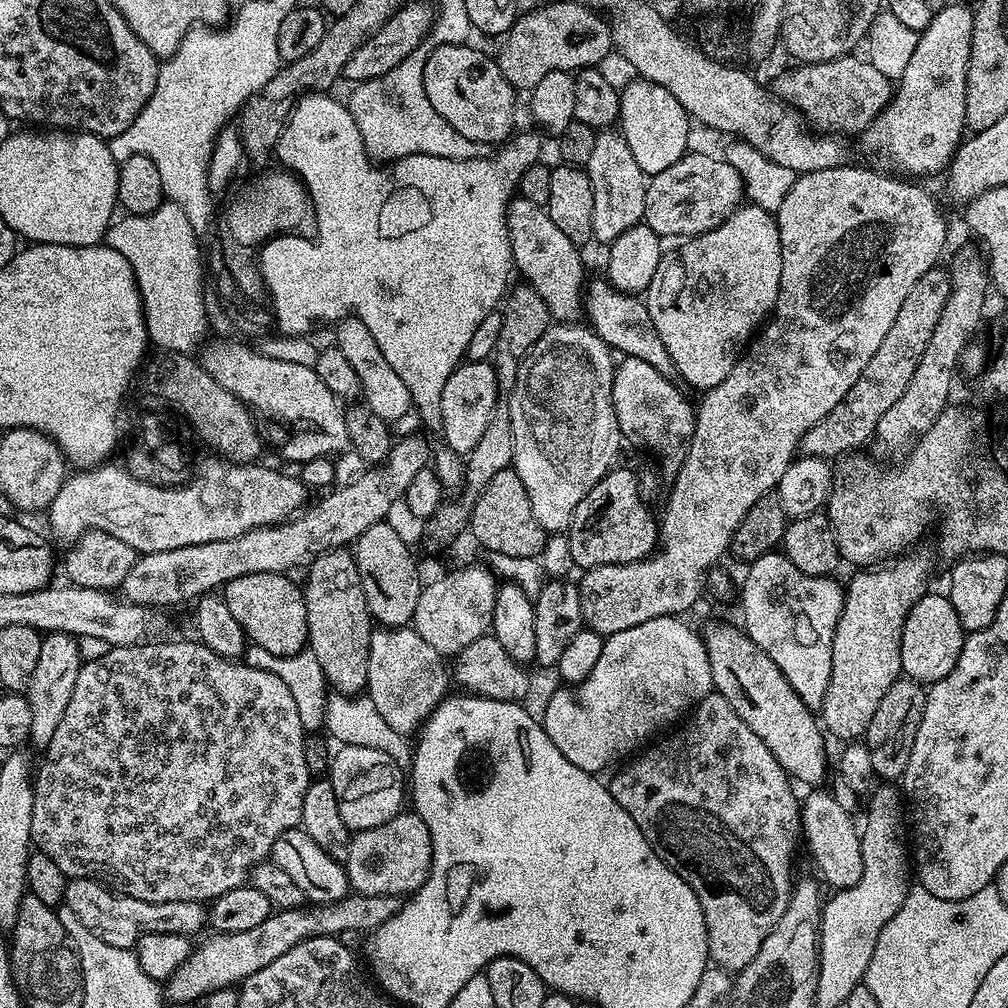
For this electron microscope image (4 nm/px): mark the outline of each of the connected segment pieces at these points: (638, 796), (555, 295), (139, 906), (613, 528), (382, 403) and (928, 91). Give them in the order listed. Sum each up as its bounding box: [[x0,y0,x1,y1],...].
[[610,690,802,974],[508,195,586,322],[63,878,206,948],[567,467,658,570],[334,315,413,422],[862,2,973,178]]

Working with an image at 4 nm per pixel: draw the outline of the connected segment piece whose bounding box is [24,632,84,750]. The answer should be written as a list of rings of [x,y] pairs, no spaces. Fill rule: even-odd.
[[[53,632],[47,633],[42,638],[41,653],[38,654],[37,665],[34,666],[34,672],[24,692],[30,702],[30,711],[33,712],[29,741],[32,746],[38,746],[37,749],[42,750],[48,746],[58,728],[58,723],[62,722],[83,663],[80,644],[75,637],[64,632]]]

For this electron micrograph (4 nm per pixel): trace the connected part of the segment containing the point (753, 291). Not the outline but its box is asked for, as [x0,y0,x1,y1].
[646,202,782,390]

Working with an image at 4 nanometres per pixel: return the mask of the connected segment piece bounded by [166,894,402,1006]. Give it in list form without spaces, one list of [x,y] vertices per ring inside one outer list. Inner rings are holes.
[[[349,894],[338,902],[273,911],[272,915],[266,918],[266,922],[262,922],[262,926],[254,926],[254,930],[242,930],[242,934],[221,932],[209,935],[209,940],[201,948],[200,945],[193,947],[186,962],[182,962],[182,966],[178,966],[178,970],[174,970],[174,974],[166,982],[167,999],[171,1003],[173,1000],[176,1004],[190,1006],[207,992],[239,986],[249,976],[258,974],[258,970],[270,966],[274,958],[282,958],[286,950],[315,936],[337,937],[344,930],[358,930],[361,934],[370,934],[382,922],[394,918],[401,903],[401,897],[390,894]]]

